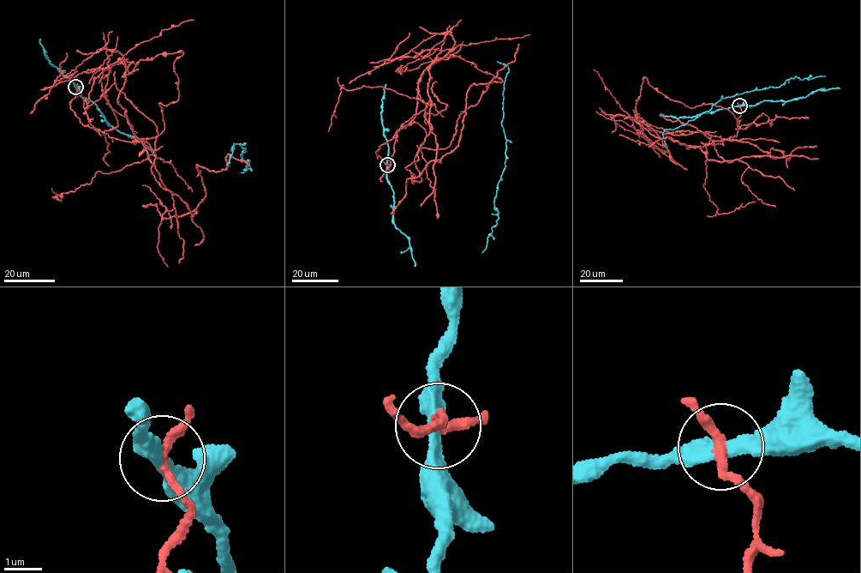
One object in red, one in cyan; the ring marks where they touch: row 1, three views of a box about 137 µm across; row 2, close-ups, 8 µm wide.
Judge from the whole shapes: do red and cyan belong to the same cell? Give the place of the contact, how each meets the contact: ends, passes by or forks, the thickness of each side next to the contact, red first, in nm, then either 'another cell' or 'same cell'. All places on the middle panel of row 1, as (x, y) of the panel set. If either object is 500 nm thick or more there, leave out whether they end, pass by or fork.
place (387, 165); red passes by; cyan passes by; calibres 220 and 400 nm; another cell

